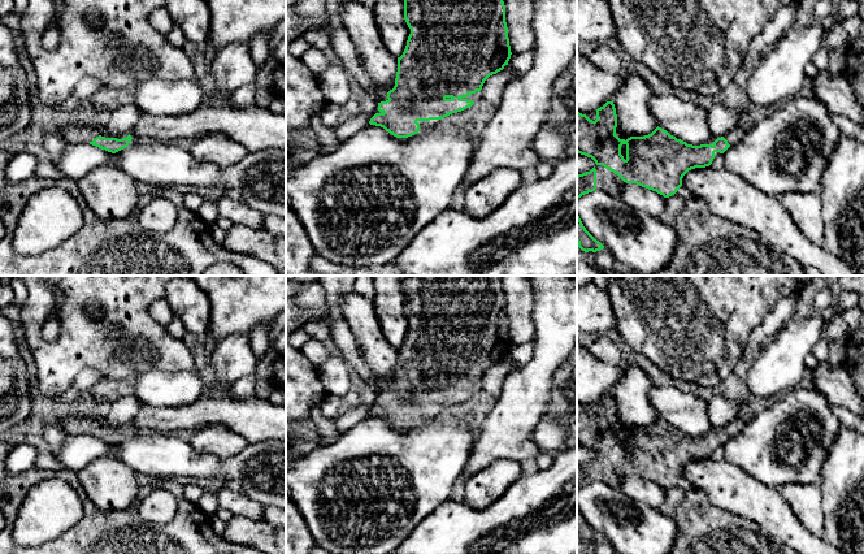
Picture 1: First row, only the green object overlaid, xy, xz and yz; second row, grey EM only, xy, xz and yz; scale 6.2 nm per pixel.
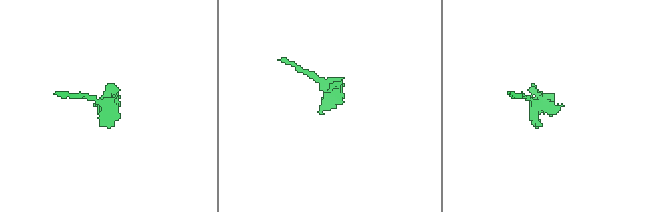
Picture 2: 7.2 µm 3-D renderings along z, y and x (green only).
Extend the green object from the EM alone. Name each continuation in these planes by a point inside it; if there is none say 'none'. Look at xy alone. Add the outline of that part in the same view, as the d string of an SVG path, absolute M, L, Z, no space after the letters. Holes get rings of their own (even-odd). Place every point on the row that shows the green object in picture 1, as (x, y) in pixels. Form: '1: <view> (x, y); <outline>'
1: xy (74, 133); M70 124L60 130L60 135L68 143L90 143L96 137L103 135L101 126L92 126L88 124Z

